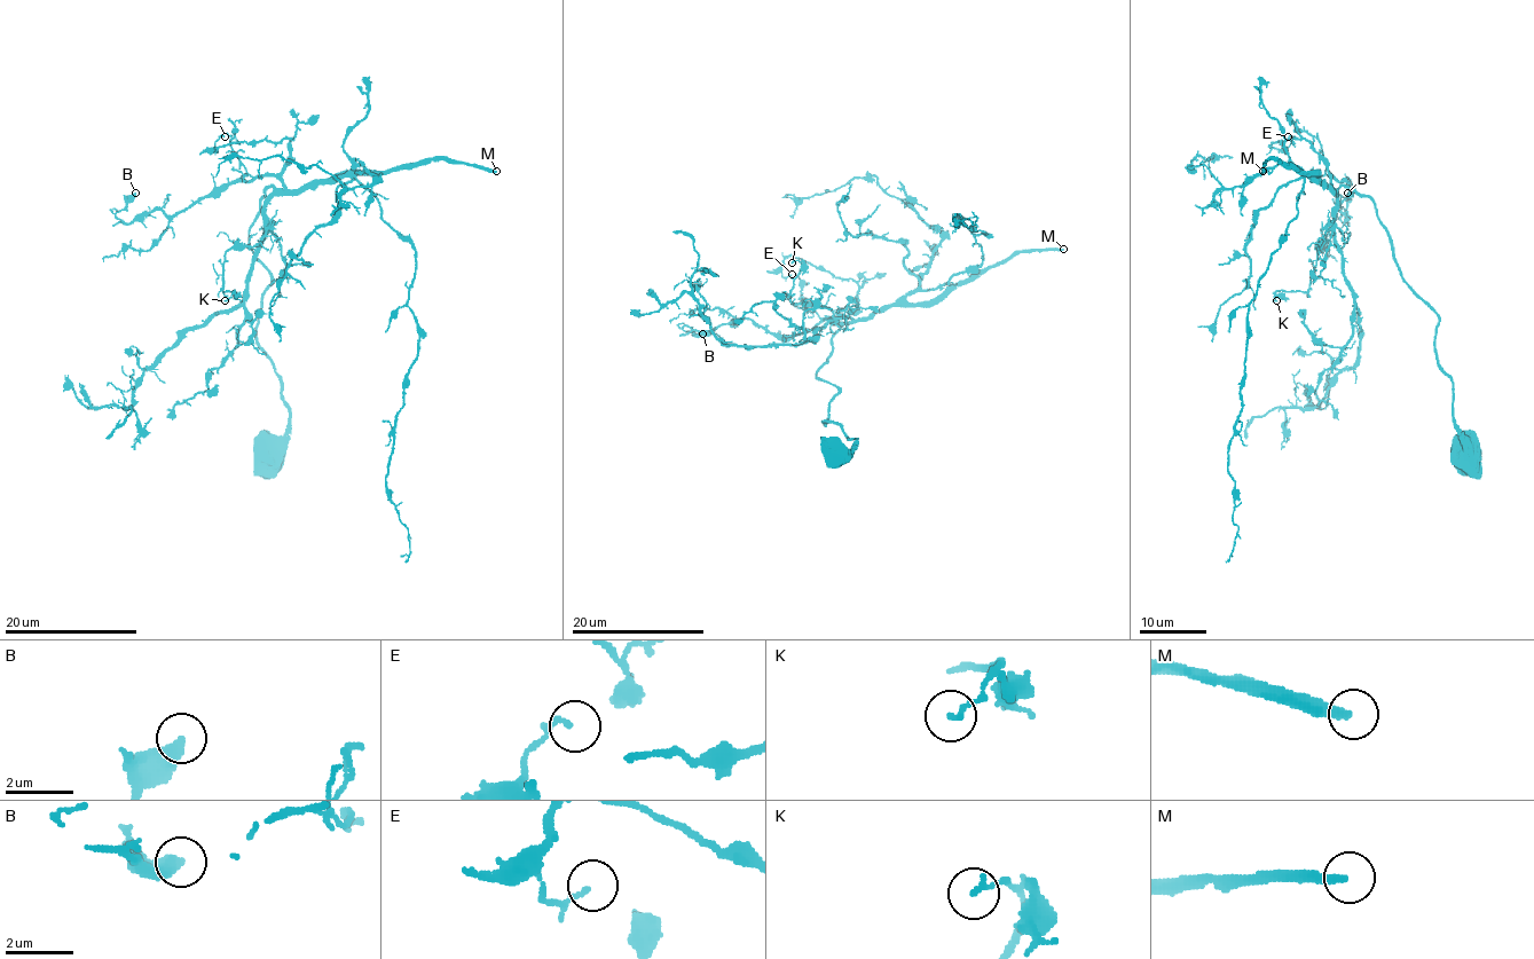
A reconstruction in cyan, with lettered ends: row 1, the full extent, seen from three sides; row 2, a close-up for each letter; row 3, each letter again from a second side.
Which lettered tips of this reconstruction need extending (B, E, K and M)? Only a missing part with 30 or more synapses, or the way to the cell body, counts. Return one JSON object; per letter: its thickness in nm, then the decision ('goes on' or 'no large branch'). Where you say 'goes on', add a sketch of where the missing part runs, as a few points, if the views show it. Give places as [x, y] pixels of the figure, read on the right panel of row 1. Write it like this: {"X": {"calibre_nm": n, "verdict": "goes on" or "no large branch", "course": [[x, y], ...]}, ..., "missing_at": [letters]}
{"B": {"calibre_nm": 460, "verdict": "no large branch"}, "E": {"calibre_nm": 90, "verdict": "no large branch"}, "K": {"calibre_nm": 140, "verdict": "no large branch"}, "M": {"calibre_nm": 280, "verdict": "goes on"}, "missing_at": ["M"]}

